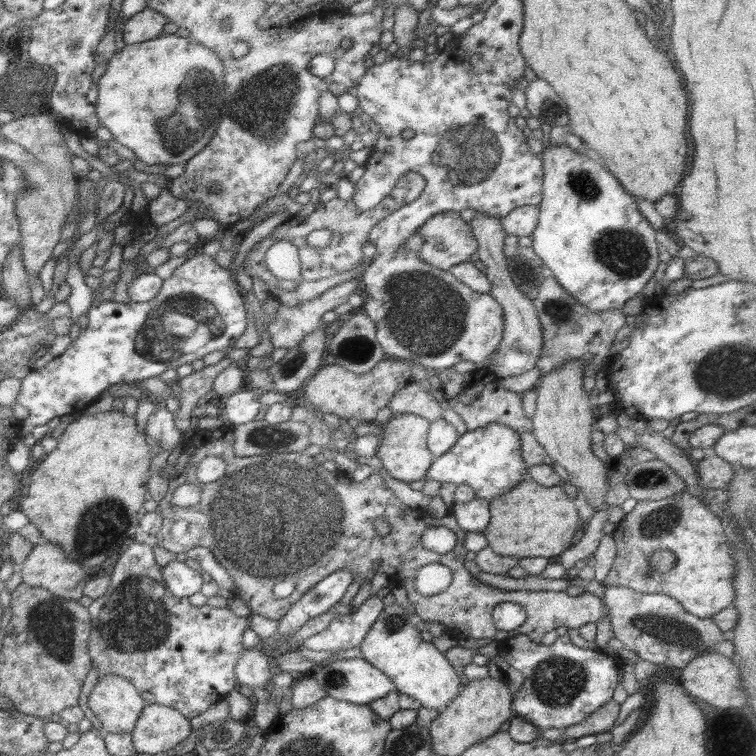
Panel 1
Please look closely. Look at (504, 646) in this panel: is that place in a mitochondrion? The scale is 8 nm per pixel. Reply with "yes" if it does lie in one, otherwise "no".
no

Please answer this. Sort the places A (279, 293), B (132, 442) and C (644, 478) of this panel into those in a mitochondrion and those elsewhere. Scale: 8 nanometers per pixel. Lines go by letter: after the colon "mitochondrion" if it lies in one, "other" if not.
A: other
B: other
C: mitochondrion

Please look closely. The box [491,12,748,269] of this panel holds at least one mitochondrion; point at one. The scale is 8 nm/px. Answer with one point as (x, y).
(585, 186)

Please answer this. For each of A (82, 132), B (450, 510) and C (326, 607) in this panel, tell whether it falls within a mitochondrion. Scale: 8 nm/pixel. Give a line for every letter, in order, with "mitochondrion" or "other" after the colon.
A: other
B: other
C: other

